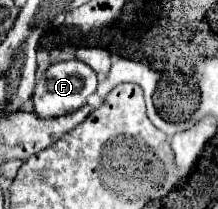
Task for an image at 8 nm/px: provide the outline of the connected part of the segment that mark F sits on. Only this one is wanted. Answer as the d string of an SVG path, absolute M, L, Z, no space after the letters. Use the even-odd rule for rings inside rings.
M72 59L72 61L60 61L54 63L46 69L44 77L36 83L36 91L32 95L32 103L34 103L34 113L42 119L46 117L60 117L66 115L70 111L76 111L78 107L82 107L88 99L88 95L92 95L96 91L96 73L82 61Z

